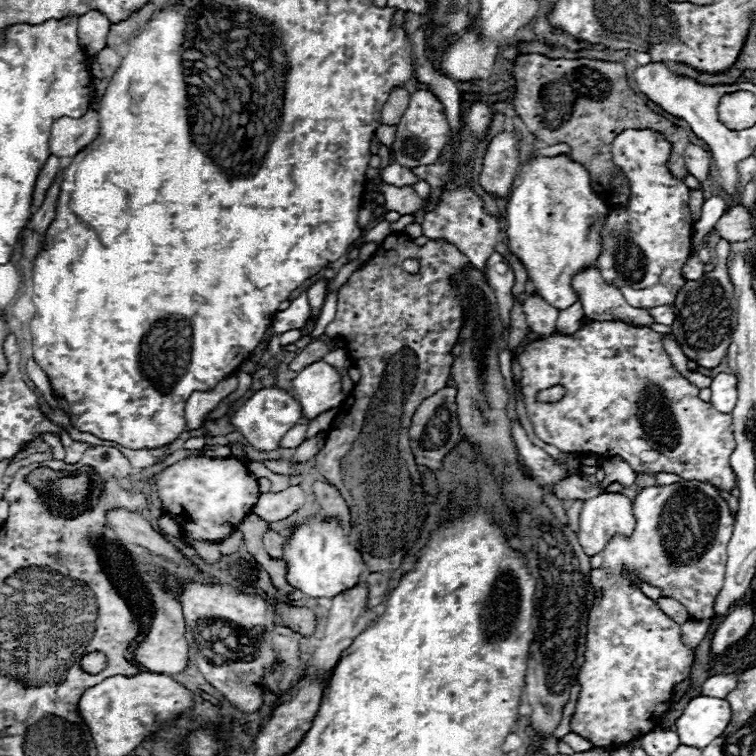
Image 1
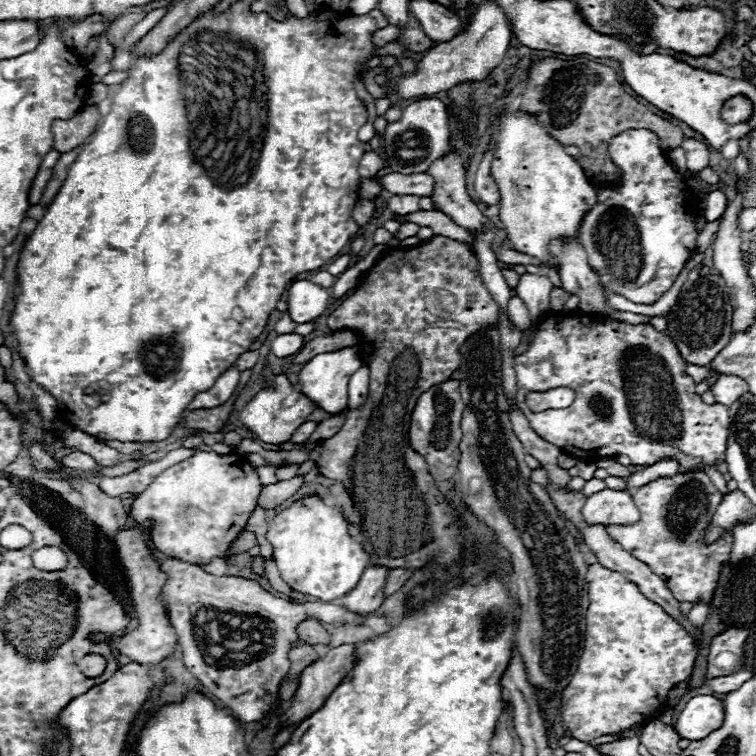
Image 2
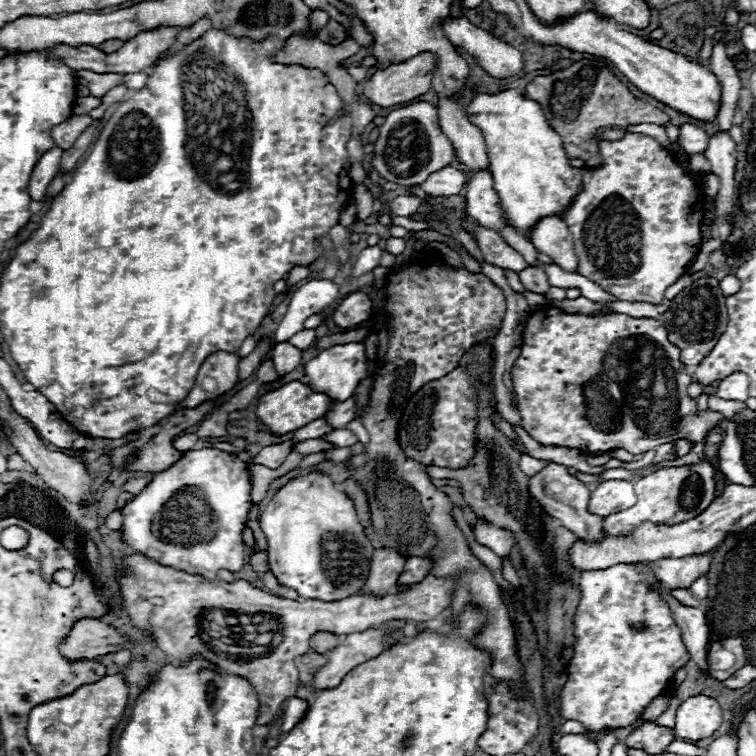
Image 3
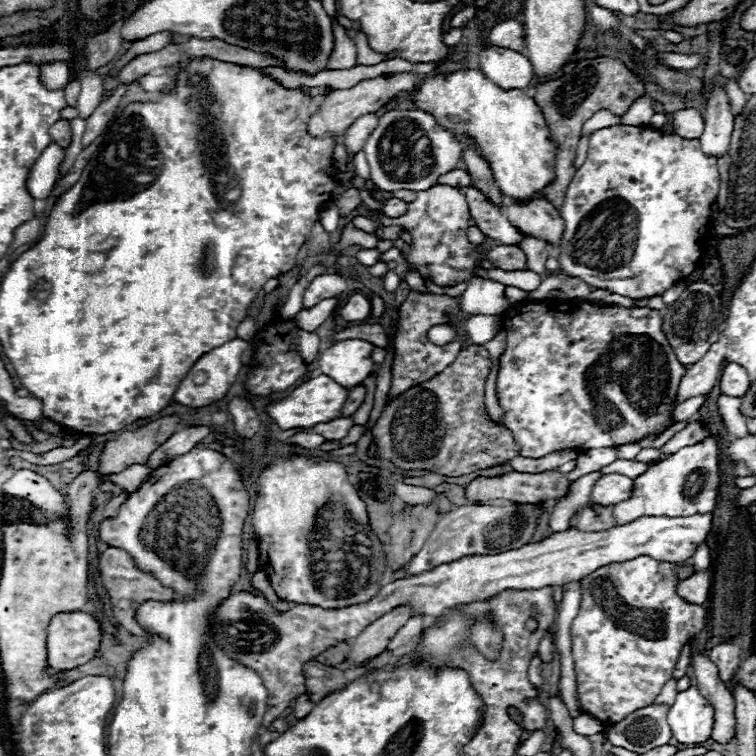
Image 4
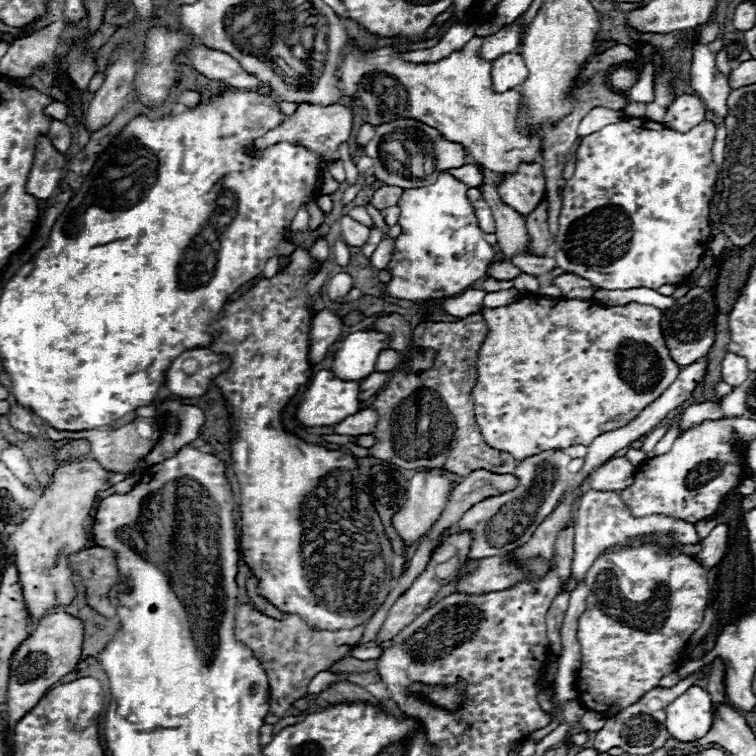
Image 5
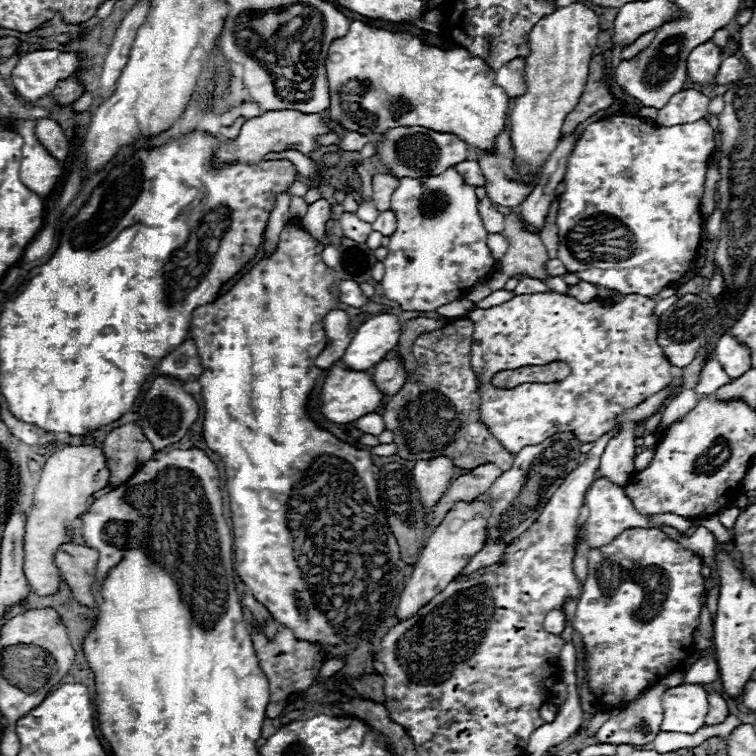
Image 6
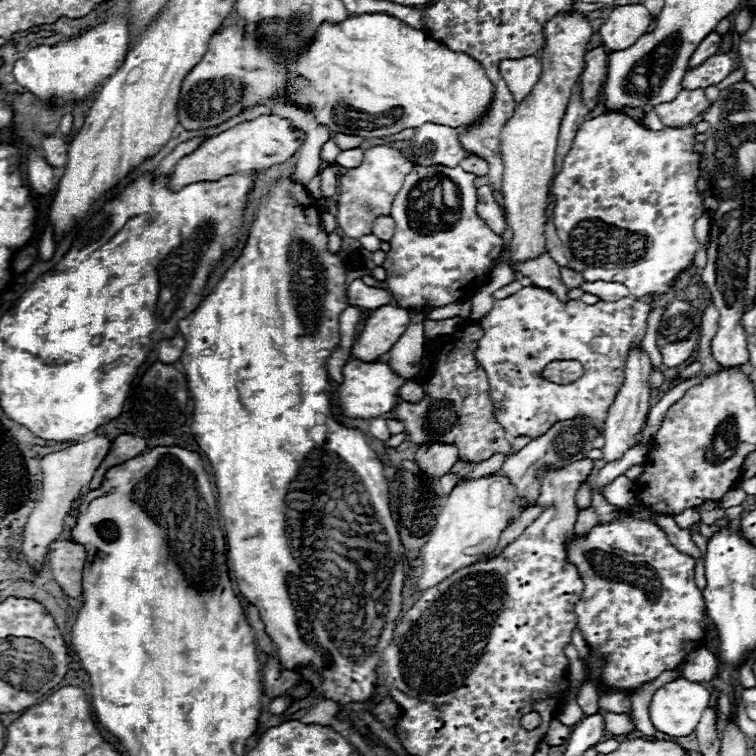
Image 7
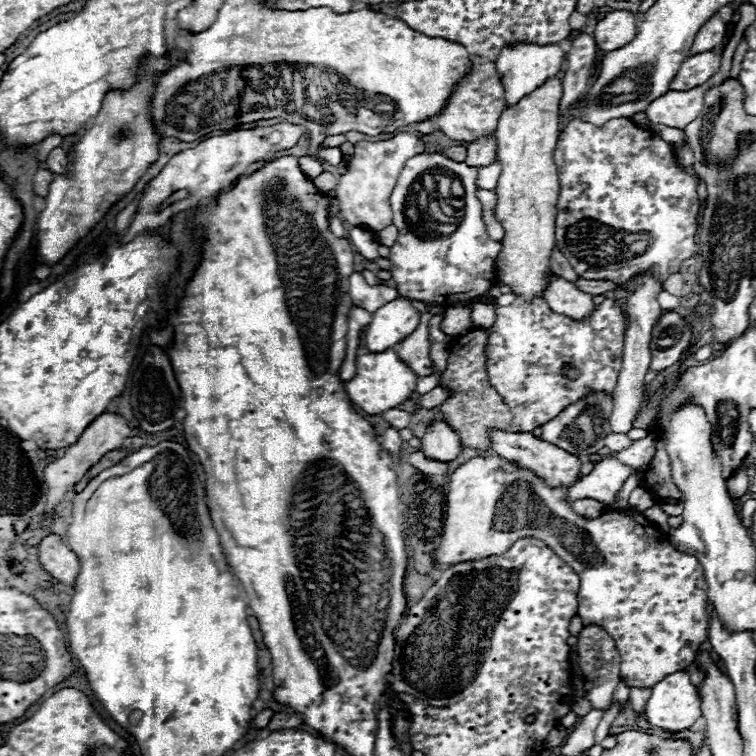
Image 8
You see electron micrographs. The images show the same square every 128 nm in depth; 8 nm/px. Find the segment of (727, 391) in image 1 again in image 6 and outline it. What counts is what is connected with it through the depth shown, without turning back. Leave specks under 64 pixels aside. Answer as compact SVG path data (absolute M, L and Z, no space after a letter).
M728 332L720 336L720 340L714 346L714 356L720 362L720 366L724 368L724 372L734 380L738 376L742 376L744 372L748 372L752 368L750 364L750 350L746 344L738 342L734 336L730 336Z

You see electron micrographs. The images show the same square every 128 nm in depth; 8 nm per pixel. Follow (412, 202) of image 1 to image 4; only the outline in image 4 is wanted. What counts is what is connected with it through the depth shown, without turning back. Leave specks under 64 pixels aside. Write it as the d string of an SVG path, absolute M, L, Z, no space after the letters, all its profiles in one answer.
M390 198L384 202L382 212L386 218L398 218L398 216L402 216L402 212L406 212L406 202L398 200L398 198Z

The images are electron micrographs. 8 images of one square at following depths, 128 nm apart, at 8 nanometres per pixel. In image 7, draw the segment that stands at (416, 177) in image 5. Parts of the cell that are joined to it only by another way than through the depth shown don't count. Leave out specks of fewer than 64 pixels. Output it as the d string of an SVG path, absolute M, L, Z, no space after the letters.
M424 124L418 128L414 138L410 138L408 156L414 164L422 166L430 164L456 166L460 160L468 156L468 152L462 148L456 128Z

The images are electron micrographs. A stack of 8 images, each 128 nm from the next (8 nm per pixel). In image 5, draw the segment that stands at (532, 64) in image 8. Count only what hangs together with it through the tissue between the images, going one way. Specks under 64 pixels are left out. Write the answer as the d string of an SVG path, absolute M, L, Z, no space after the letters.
M516 52L504 54L492 62L492 86L496 92L506 92L520 86L528 76L524 58Z

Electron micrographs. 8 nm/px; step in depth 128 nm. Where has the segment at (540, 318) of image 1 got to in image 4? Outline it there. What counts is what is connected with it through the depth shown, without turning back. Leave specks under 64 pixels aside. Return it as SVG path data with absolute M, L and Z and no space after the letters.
M524 234L522 242L518 246L526 252L526 258L530 260L530 270L542 274L544 272L544 262L552 256L552 244Z

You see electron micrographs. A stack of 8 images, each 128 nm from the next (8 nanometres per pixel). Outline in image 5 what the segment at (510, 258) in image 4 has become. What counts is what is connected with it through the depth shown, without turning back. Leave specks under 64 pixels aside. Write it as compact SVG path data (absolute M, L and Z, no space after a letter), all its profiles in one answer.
M516 256L510 262L514 266L518 266L524 274L530 274L530 276L542 276L542 274L558 268L556 260L548 258L548 256Z

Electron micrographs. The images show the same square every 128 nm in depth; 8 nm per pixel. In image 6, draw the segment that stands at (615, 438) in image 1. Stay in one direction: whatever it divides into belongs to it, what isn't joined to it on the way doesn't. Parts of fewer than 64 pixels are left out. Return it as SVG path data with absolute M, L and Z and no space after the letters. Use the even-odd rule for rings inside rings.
M536 292L536 294L522 294L522 296L514 296L512 300L504 302L504 304L498 304L498 306L492 306L492 308L476 308L468 314L468 318L474 322L474 340L472 340L472 370L478 374L478 378L482 380L482 394L480 394L480 418L482 422L488 424L490 432L500 440L500 444L510 450L510 452L520 452L524 446L530 446L530 444L540 444L544 442L546 438L550 438L554 432L572 432L576 430L578 438L582 442L596 442L600 436L604 436L606 432L610 432L610 428L614 426L614 420L618 414L622 414L626 408L634 408L638 406L642 400L654 396L656 392L664 390L666 386L670 386L672 382L672 364L666 360L662 348L658 346L656 342L656 336L658 336L658 316L654 314L654 306L656 302L652 298L646 298L646 296L640 296L640 294L628 294L624 296L620 302L610 302L610 300L592 300L592 302L578 302L576 298L572 296L562 296L558 292ZM554 360L560 360L560 362L566 362L570 364L572 368L572 374L562 380L562 382L550 382L550 384L520 384L512 390L504 390L504 388L496 388L490 384L490 378L500 372L500 370L516 370L516 368L522 368L522 366L544 366L548 362L554 362Z

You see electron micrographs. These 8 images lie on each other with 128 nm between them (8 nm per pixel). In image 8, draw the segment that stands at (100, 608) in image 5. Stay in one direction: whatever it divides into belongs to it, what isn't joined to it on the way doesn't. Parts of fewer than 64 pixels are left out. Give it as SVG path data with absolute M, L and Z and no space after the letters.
M48 534L36 544L36 548L38 548L38 560L42 568L54 578L58 578L62 584L72 586L80 562L78 556L62 542L62 538L56 534Z

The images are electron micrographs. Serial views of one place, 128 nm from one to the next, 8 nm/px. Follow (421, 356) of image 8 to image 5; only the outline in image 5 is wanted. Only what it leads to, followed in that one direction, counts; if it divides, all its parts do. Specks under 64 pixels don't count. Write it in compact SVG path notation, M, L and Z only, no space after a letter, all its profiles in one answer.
M372 372L370 376L360 380L360 400L372 398L376 392L380 392L388 382L388 372Z

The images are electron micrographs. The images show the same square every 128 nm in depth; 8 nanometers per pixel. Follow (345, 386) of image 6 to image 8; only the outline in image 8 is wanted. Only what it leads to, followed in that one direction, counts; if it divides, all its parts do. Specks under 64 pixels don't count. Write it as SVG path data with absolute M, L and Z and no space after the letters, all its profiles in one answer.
M392 348L384 352L372 352L372 354L358 356L356 366L358 366L356 376L350 382L346 382L346 394L358 408L362 408L368 414L382 414L394 406L400 406L412 396L416 388L418 376L414 374L414 370L410 370L406 362L400 360L400 356Z

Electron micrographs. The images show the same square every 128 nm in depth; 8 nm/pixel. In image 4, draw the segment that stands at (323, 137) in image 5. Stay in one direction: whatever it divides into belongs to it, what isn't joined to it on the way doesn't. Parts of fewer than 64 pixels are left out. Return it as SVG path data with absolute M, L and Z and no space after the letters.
M396 74L390 80L378 76L378 78L372 78L372 80L362 80L354 88L348 88L348 90L334 90L328 96L322 98L320 108L310 116L310 120L306 124L306 132L312 138L320 138L322 134L330 134L332 138L338 140L338 138L342 138L346 134L346 130L354 124L356 118L360 118L364 114L378 112L392 96L396 96L400 90L414 88L416 82L418 82L416 74Z

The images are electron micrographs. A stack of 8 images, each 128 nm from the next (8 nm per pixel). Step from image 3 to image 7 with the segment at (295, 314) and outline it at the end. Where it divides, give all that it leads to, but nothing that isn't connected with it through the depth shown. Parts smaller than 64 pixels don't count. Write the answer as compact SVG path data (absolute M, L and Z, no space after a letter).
M360 278L350 282L350 286L346 290L346 296L348 296L350 306L360 306L364 310L376 310L376 308L380 308L384 304L394 302L394 296L388 290L366 286Z

